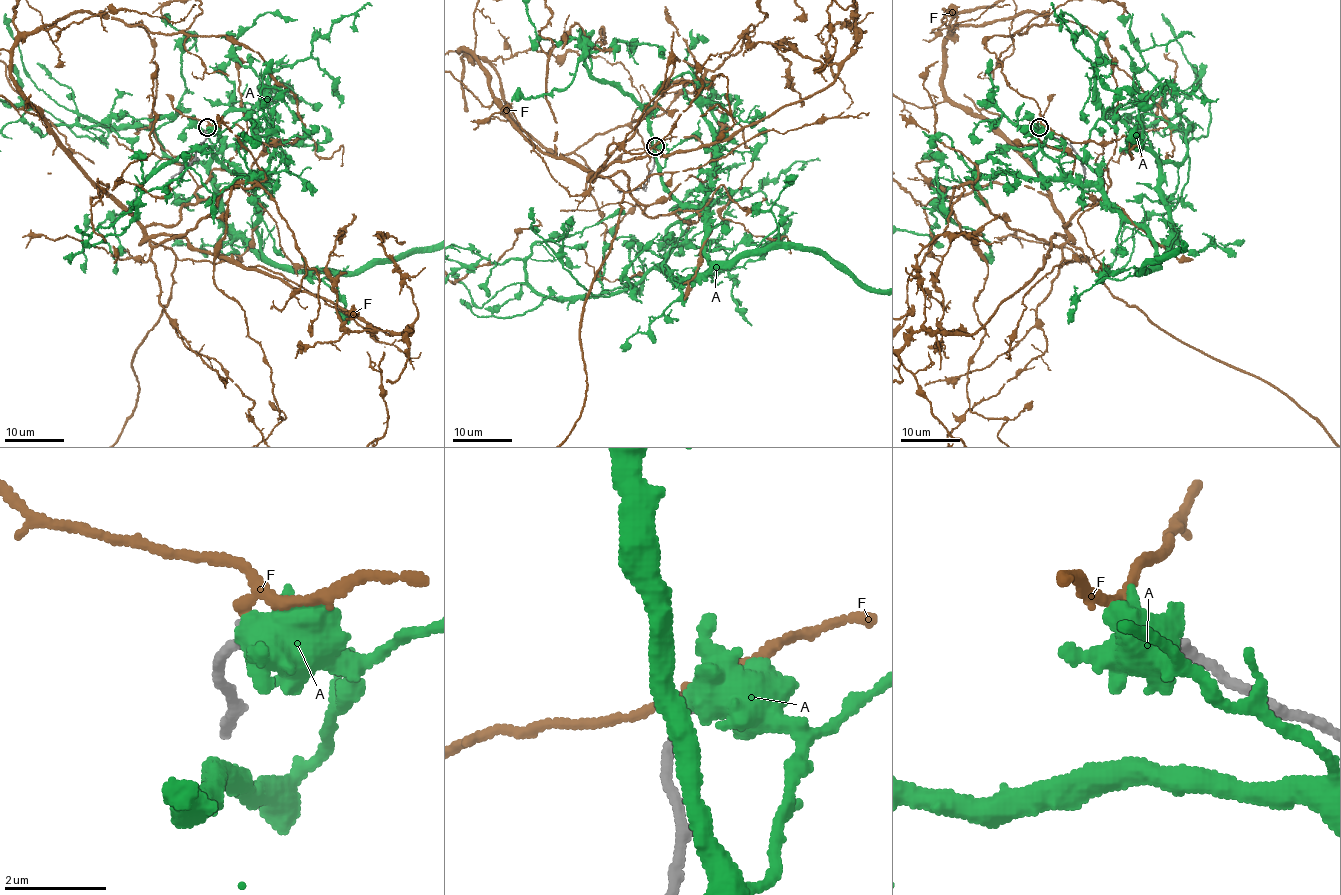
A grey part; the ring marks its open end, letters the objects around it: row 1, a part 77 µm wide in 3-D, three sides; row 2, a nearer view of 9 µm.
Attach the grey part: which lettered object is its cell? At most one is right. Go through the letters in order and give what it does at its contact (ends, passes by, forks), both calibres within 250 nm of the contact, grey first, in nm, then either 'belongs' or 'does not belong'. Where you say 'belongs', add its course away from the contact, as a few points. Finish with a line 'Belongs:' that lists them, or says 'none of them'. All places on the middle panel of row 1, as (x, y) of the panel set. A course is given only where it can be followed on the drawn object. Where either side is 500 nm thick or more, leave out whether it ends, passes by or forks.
A: 160 nm thick on the grey side, 650 nm on the other; does not belong
F: it passes by; 160 nm thick on the grey side, 170 nm on the other; does not belong
Belongs: none of them

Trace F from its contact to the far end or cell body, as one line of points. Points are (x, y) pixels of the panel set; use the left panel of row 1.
F: (207, 127), (264, 149), (146, 228), (175, 256), (132, 415)

